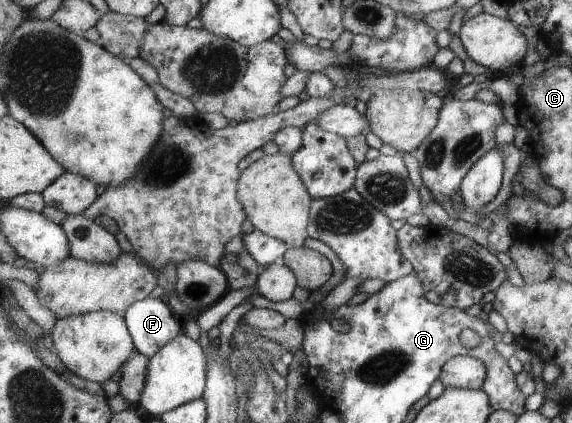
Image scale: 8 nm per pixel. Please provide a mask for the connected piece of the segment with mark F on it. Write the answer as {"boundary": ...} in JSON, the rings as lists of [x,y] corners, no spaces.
{"boundary":[[[166,297],[138,301],[125,315],[136,350],[149,358],[183,332],[182,323],[170,310]]]}

